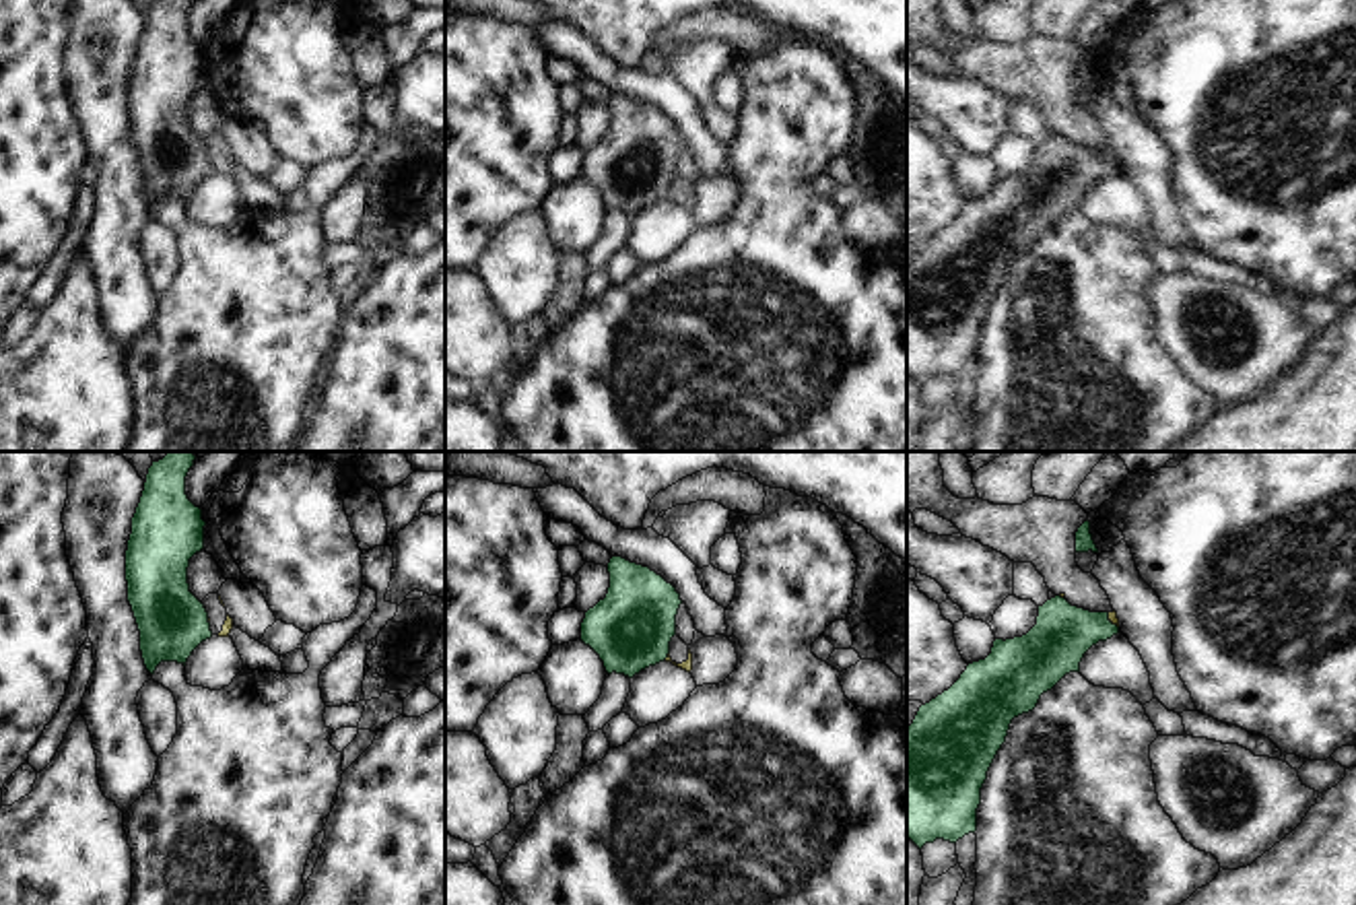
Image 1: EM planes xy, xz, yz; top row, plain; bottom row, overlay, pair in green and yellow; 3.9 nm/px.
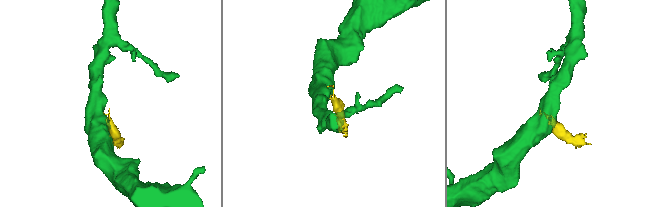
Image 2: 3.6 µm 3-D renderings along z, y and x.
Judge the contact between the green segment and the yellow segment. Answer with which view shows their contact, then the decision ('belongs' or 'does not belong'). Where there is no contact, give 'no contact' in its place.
yz | does not belong

